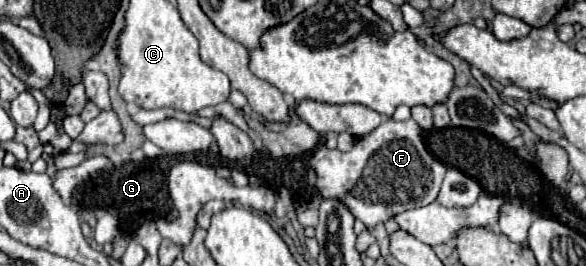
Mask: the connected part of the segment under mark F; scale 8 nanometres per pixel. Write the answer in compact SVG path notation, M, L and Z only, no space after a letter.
M393 119L385 121L369 135L359 137L347 153L327 149L323 145L313 151L309 165L315 171L315 187L319 195L323 199L341 201L355 219L365 223L367 229L373 229L411 207L425 207L427 203L433 203L439 195L443 175L447 173L447 167L427 151L421 129L413 119L403 123Z

